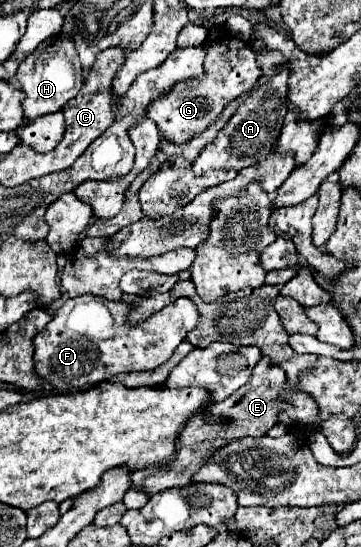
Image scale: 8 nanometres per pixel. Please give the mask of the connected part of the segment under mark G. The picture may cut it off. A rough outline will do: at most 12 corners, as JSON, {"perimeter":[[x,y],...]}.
{"perimeter":[[231,37],[209,47],[203,81],[147,107],[159,133],[187,145],[261,77]]}

